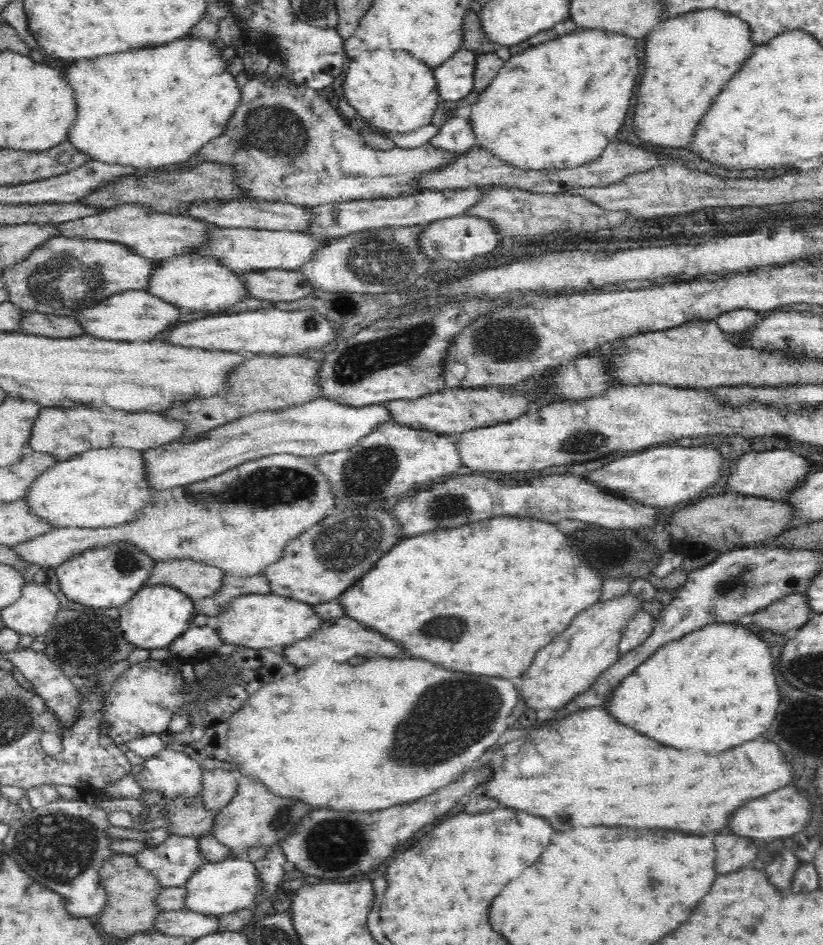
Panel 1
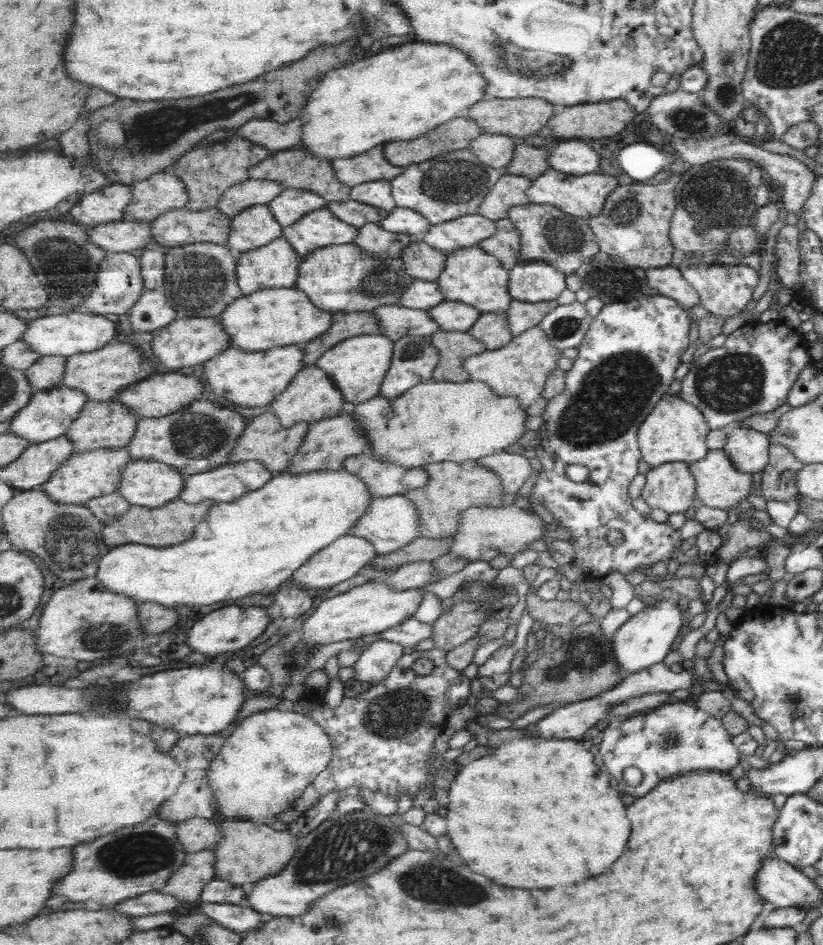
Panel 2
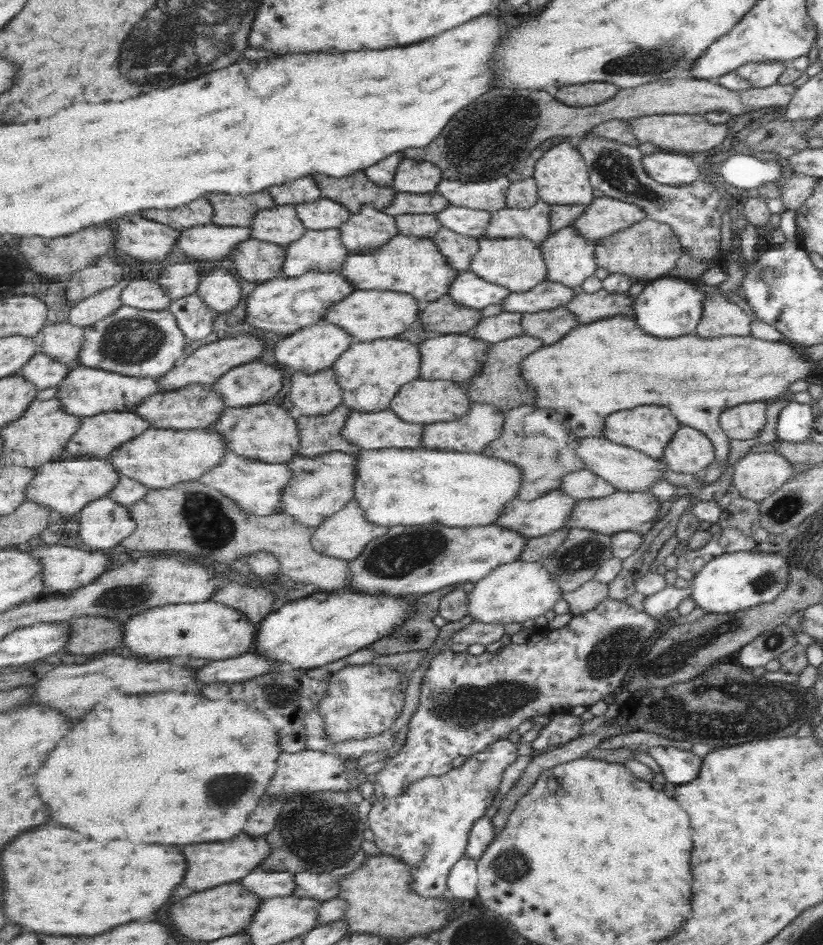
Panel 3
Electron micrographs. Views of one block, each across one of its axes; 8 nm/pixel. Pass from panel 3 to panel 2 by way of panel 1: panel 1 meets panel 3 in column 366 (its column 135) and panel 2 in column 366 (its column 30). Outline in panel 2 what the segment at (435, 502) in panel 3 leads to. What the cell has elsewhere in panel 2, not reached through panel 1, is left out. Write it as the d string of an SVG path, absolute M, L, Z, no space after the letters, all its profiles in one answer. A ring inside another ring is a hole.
M325 470L313 474L275 474L275 478L257 492L245 494L237 502L217 502L205 522L197 526L197 534L183 544L153 548L145 544L129 544L111 548L101 560L99 580L117 594L127 594L137 602L159 602L163 606L177 604L217 604L249 594L271 592L293 580L297 570L315 554L333 546L339 538L351 534L357 522L369 512L375 496L367 482L349 470Z

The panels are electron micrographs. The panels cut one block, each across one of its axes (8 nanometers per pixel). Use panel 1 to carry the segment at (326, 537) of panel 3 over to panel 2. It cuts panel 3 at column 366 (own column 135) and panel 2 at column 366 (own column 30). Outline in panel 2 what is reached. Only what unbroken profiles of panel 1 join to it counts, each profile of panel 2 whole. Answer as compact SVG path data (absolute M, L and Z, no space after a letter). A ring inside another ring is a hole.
M345 536L345 538L339 538L337 542L333 542L333 546L327 546L325 550L321 550L321 554L315 554L305 566L301 566L301 570L297 570L297 574L293 576L293 582L297 586L303 586L303 588L319 588L319 590L325 590L325 588L333 588L349 578L353 578L355 574L359 574L359 570L365 566L365 564L371 564L375 560L377 554L377 548L373 546L373 542L369 542L367 538L359 538L359 536Z

